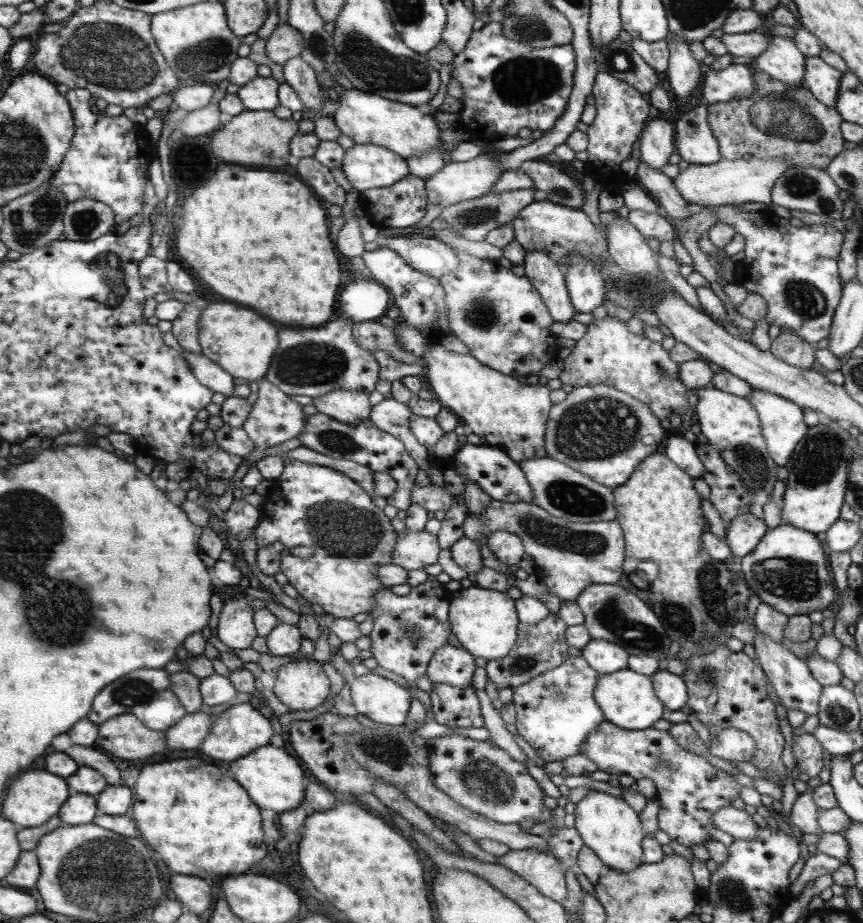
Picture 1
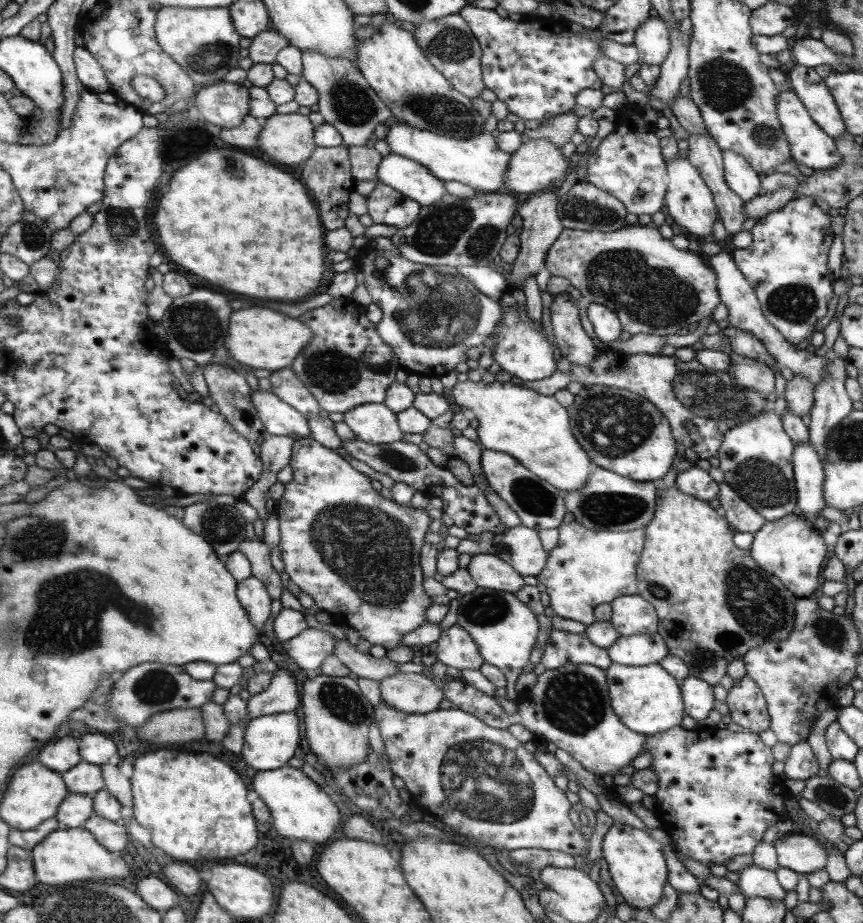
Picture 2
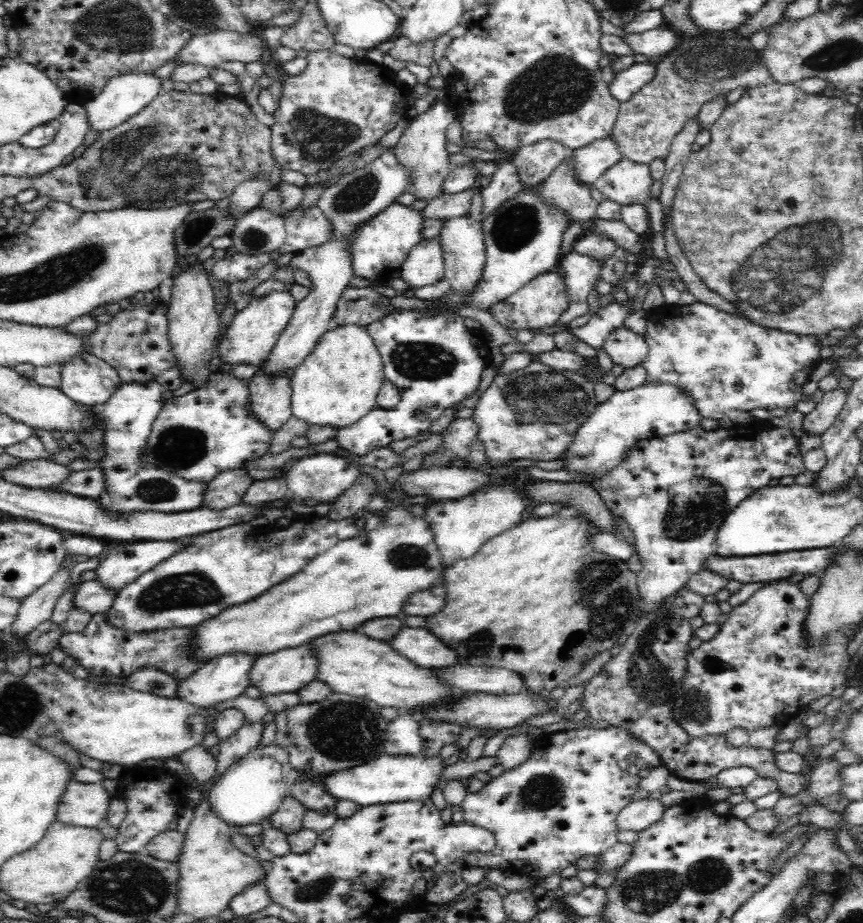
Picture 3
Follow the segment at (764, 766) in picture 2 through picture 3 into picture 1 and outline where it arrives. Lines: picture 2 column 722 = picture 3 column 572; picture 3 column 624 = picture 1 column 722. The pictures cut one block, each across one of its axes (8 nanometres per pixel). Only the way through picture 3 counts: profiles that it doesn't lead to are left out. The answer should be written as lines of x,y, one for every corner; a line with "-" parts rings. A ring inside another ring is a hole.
603,720
578,752
596,764
597,770
612,776
626,774
637,781
649,778
655,784
655,799
658,802
657,828
667,834
669,840
691,846
705,846
709,839
707,828
712,826
713,815
729,805
737,797
737,784
731,774
713,768
699,755
677,745
673,736
653,727
643,730
625,730
-
741,729
721,730
721,738
710,738
709,754
733,762
748,762
756,754
756,742

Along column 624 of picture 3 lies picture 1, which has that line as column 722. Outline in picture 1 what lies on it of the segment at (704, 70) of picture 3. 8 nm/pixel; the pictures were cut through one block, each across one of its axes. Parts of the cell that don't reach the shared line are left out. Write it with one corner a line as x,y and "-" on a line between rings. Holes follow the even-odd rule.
763,71
753,72
754,91
745,98
706,106
706,121
717,141
721,159
737,160
743,154
760,158
784,158
795,167
825,170
843,151
840,113
821,104
808,89
786,85

